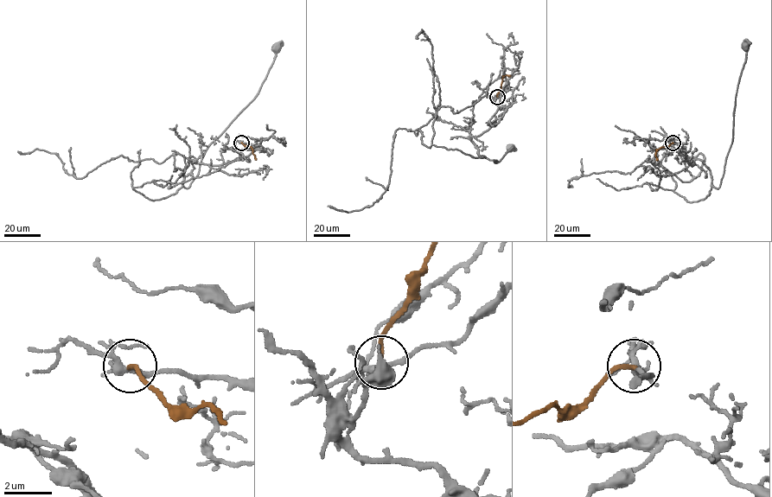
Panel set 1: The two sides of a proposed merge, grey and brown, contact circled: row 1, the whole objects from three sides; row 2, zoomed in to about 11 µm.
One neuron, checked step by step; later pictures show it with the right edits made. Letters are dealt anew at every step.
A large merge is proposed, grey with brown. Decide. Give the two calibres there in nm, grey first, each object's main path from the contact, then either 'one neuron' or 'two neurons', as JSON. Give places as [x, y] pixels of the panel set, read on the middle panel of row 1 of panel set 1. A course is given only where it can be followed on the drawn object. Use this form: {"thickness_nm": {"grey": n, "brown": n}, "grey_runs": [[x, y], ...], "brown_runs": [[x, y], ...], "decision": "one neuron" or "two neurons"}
{"thickness_nm": {"grey": 220, "brown": 180}, "grey_runs": [[497, 97], [513, 92], [512, 105], [498, 123], [469, 139], [479, 155], [494, 162], [514, 148], [511, 149]], "brown_runs": [[497, 96], [503, 76], [510, 75]], "decision": "two neurons"}

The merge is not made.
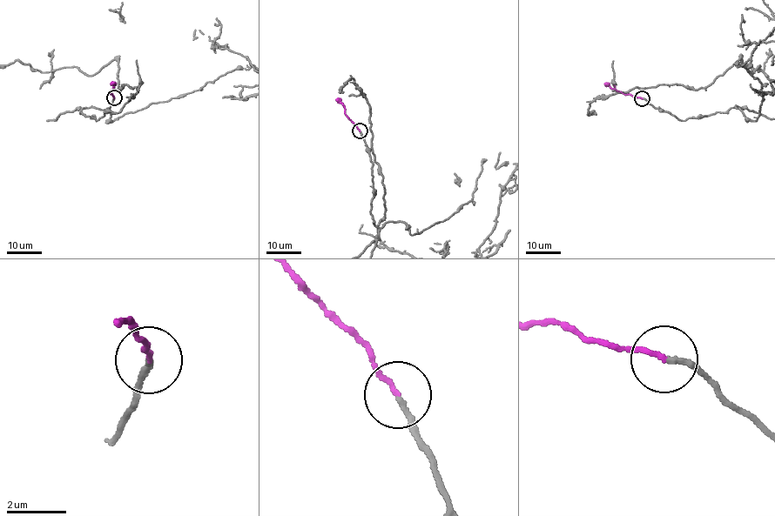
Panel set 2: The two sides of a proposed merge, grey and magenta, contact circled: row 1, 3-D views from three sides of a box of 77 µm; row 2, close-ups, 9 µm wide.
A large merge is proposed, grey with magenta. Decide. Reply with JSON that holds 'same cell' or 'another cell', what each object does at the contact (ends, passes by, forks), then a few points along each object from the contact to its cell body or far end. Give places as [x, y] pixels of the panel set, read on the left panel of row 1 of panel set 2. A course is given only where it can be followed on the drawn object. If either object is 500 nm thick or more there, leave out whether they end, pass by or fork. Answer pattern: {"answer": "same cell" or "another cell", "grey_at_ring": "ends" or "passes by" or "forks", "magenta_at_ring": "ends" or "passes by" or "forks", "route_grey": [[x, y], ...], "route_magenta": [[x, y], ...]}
{"answer": "same cell", "grey_at_ring": "ends", "magenta_at_ring": "ends", "route_magenta": [[114, 98], [110, 91], [114, 88], [113, 82]]}

